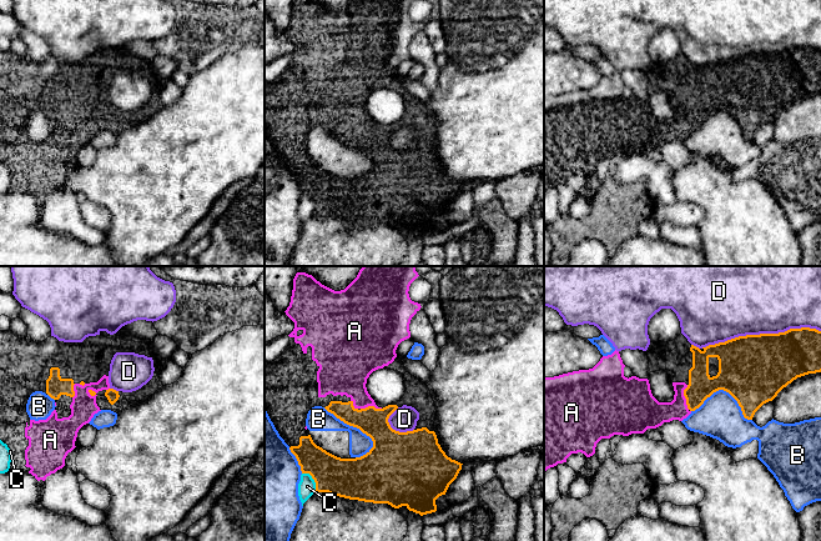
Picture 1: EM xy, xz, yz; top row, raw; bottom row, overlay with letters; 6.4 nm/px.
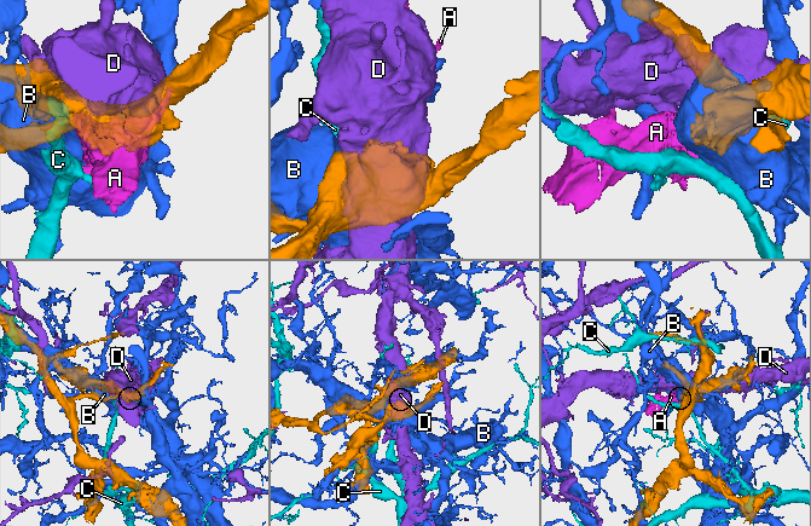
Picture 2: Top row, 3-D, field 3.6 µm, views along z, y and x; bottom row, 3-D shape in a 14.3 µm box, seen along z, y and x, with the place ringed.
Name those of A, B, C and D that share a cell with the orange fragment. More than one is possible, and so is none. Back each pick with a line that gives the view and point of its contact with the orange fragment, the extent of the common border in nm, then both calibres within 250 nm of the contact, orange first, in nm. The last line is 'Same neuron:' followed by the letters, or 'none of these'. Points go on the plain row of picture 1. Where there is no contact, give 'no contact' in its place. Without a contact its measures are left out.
Same neuron: none of these

